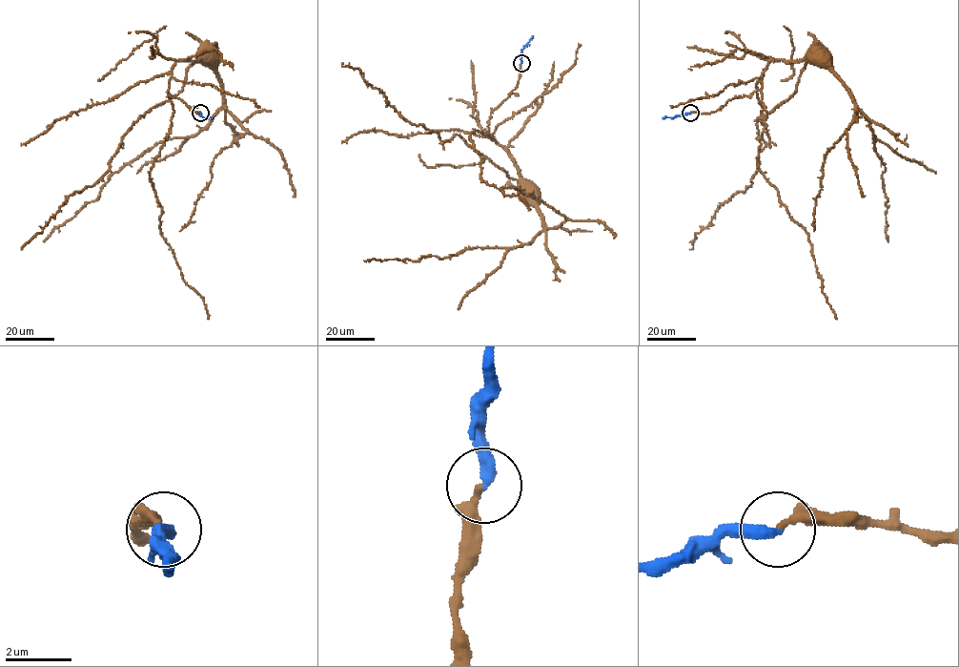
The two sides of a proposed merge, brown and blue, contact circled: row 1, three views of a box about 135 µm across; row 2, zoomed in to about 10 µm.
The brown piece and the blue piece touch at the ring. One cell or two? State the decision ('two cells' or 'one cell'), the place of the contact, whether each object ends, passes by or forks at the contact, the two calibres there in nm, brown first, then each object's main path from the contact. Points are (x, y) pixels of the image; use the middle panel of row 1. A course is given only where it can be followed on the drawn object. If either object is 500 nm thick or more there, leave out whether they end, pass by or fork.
one cell; place (521, 63); brown ends; blue ends; calibres 240 and 360 nm; course brown (521, 63), (517, 86), (491, 114), (488, 127), (514, 161), (543, 229), (517, 246), (364, 261); course blue (521, 63), (521, 50), (533, 35)

